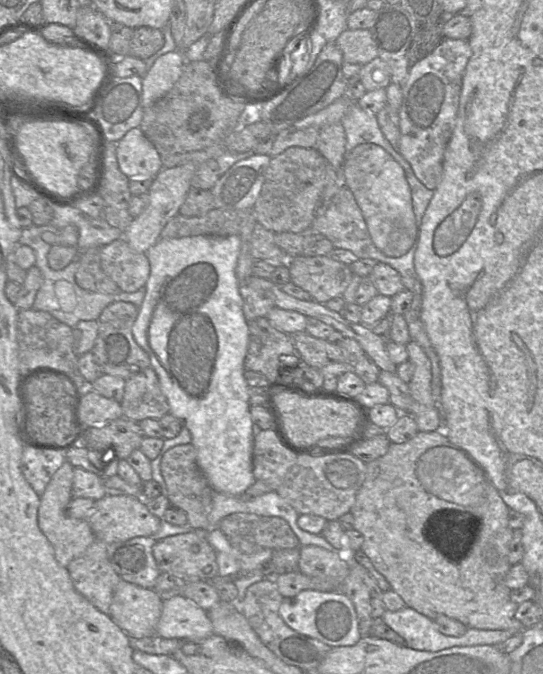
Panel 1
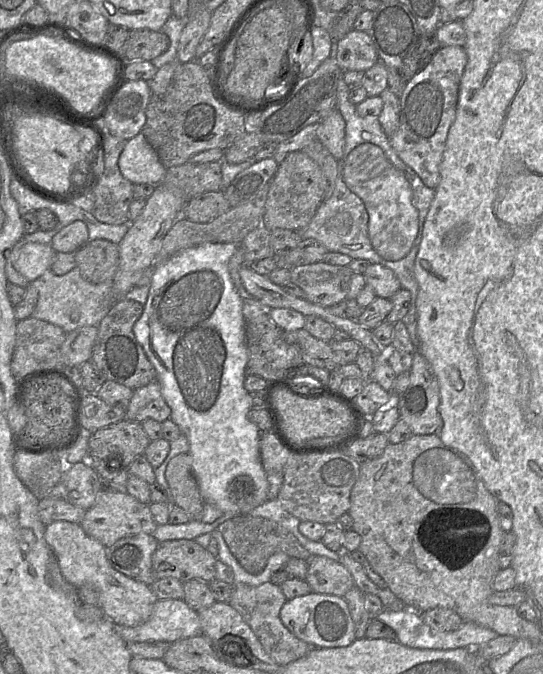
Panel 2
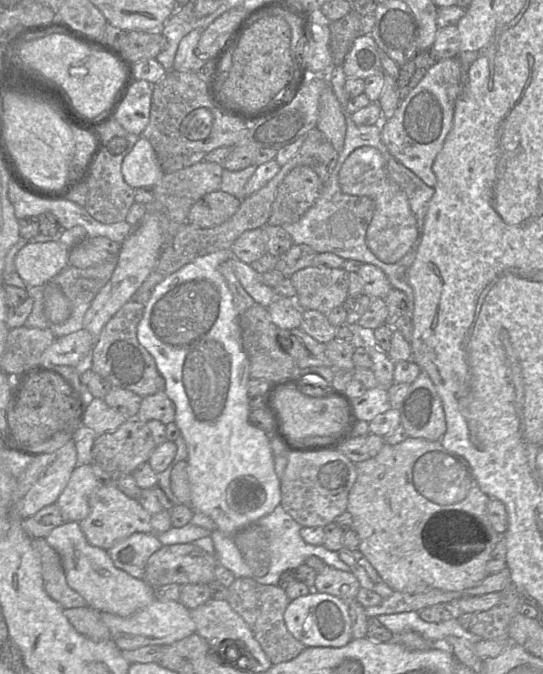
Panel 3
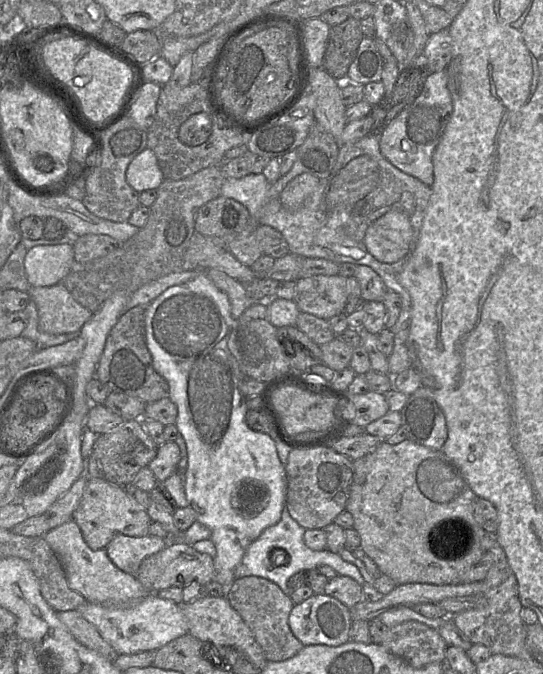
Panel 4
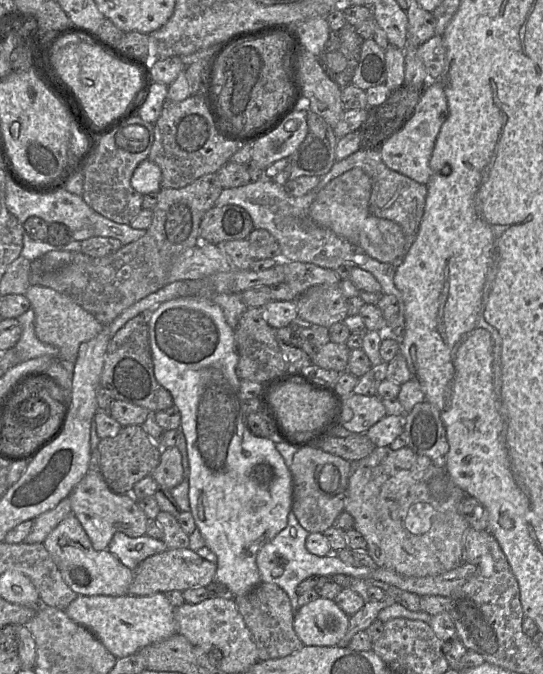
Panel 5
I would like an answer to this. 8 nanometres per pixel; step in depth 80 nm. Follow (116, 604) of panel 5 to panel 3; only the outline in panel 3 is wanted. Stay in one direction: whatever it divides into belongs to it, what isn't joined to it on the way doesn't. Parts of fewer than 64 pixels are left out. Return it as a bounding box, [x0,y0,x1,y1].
[101,600,196,650]

